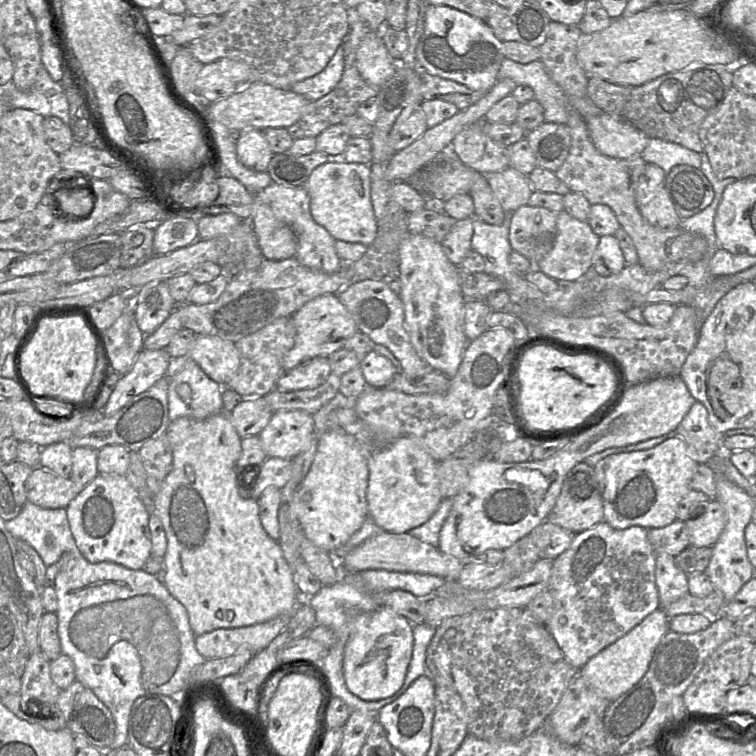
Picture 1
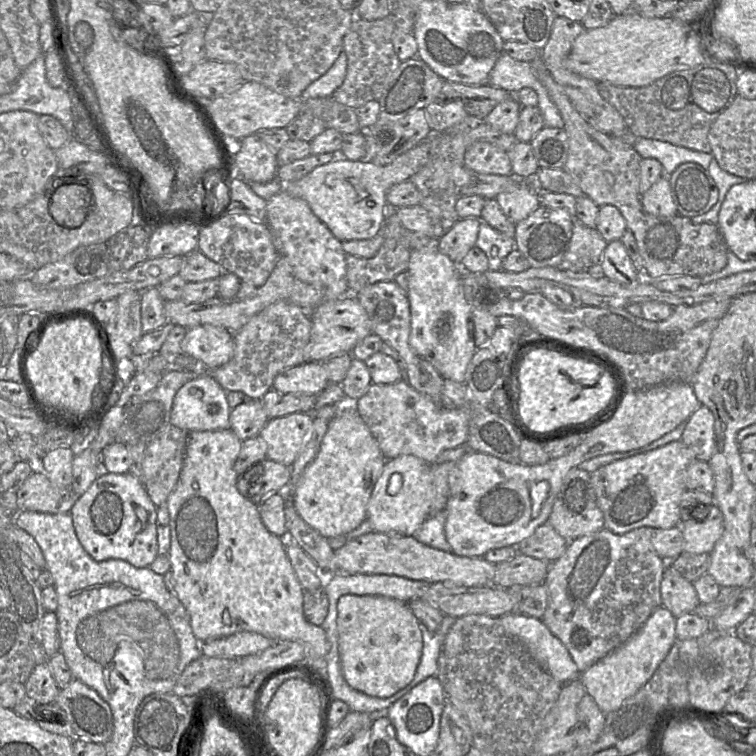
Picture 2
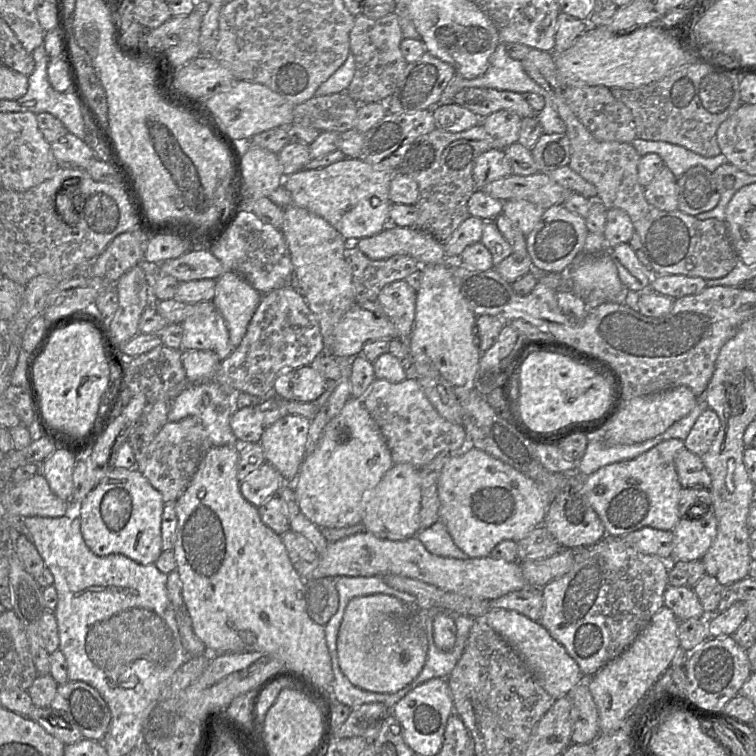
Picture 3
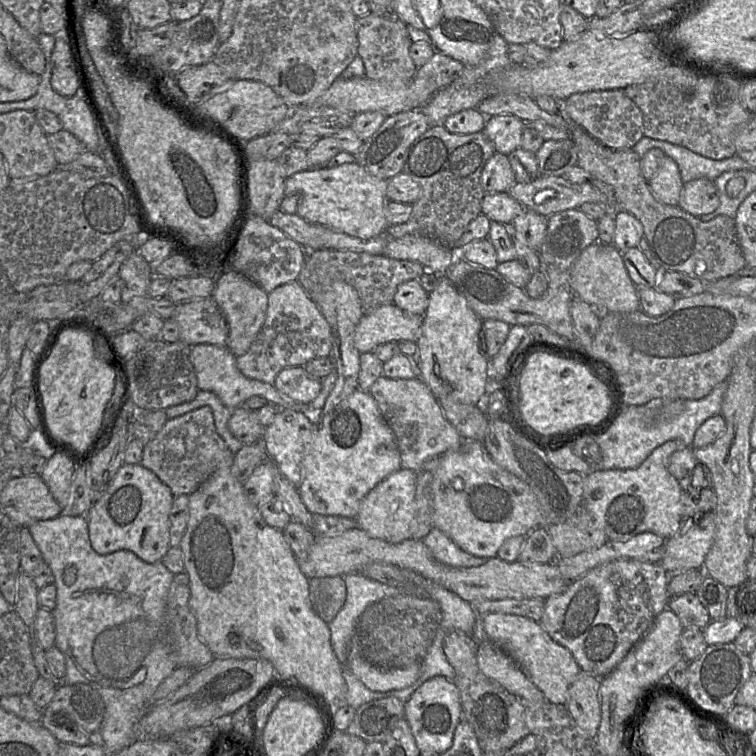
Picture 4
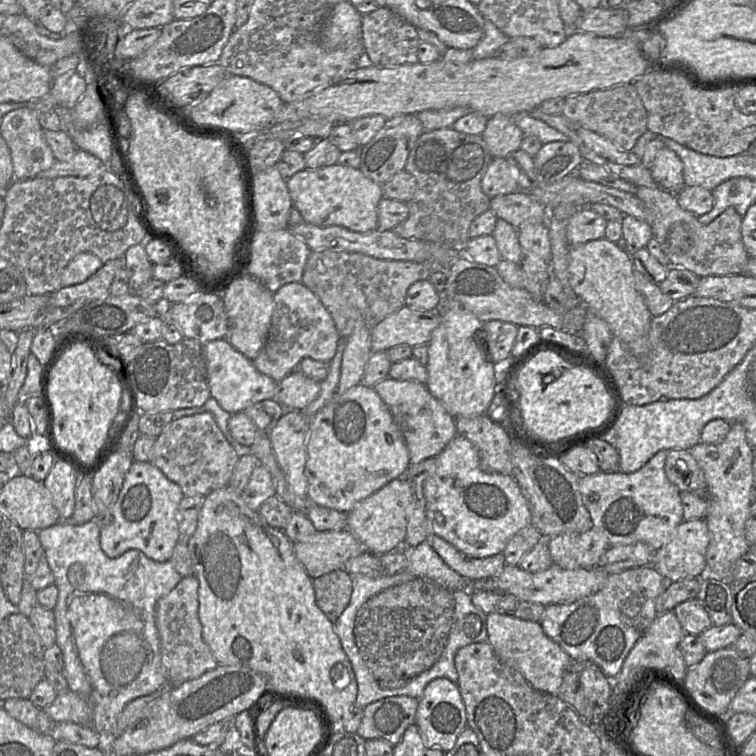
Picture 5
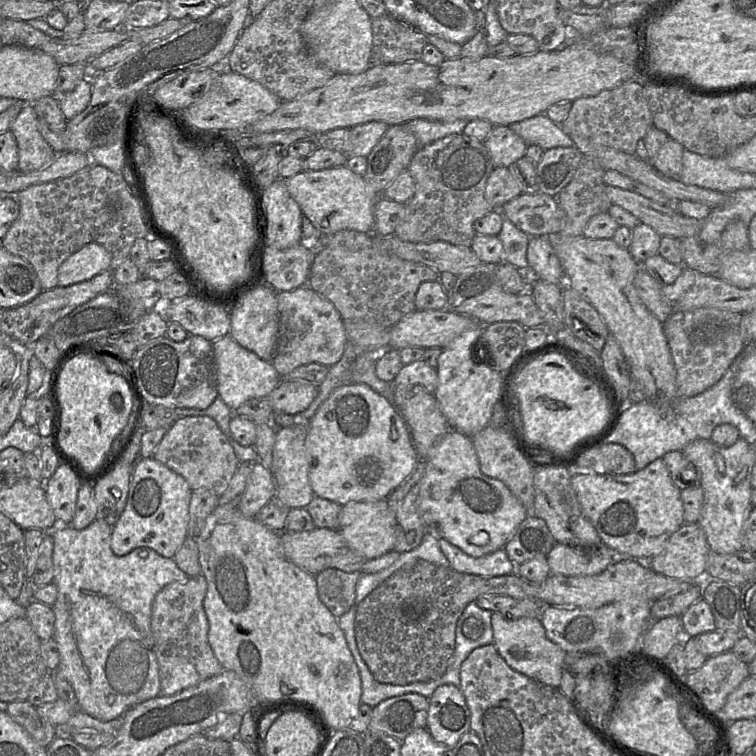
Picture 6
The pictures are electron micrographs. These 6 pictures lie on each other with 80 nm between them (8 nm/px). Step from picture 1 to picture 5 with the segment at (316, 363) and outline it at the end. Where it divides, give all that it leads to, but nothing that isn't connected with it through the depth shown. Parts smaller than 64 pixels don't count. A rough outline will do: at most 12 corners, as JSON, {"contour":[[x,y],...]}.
{"contour":[[295,370],[278,382],[276,400],[304,411],[321,382]]}

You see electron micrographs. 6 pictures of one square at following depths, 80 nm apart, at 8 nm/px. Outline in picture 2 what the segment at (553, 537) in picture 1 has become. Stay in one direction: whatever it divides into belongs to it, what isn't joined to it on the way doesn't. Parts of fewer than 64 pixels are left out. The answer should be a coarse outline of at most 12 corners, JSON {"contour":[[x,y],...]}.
{"contour":[[546,522],[517,552],[554,562],[568,543]]}

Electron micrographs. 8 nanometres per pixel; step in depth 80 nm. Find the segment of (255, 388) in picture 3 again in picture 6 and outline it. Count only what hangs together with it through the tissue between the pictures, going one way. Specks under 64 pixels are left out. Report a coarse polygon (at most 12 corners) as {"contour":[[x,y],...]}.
{"contour":[[308,285],[277,292],[281,378],[343,356],[334,305]]}

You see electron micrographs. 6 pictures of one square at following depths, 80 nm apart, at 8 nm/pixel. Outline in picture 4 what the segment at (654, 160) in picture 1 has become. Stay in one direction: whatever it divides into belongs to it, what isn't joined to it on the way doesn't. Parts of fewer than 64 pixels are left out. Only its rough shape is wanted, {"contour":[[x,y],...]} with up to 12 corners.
{"contour":[[645,136],[632,150],[653,148],[677,163],[683,183],[714,181],[724,172],[752,170],[737,155],[713,160],[685,147]]}

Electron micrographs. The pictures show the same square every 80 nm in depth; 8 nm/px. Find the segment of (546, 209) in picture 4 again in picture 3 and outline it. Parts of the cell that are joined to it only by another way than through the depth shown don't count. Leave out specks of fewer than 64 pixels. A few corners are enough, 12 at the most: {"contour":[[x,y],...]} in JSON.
{"contour":[[546,173],[511,174],[478,189],[547,209],[573,192]]}

